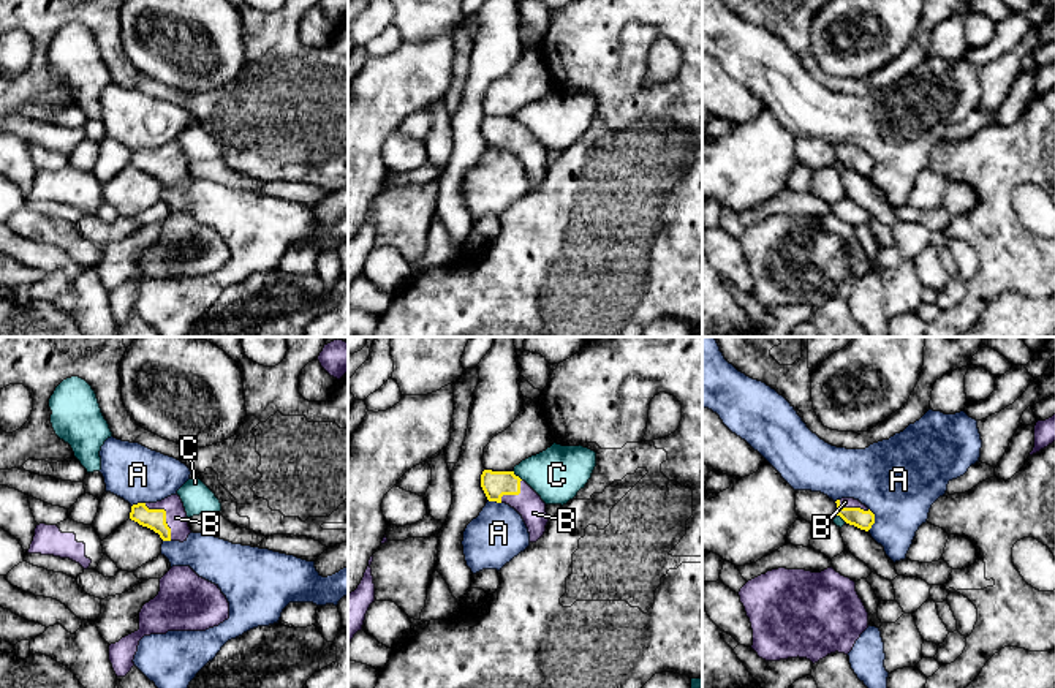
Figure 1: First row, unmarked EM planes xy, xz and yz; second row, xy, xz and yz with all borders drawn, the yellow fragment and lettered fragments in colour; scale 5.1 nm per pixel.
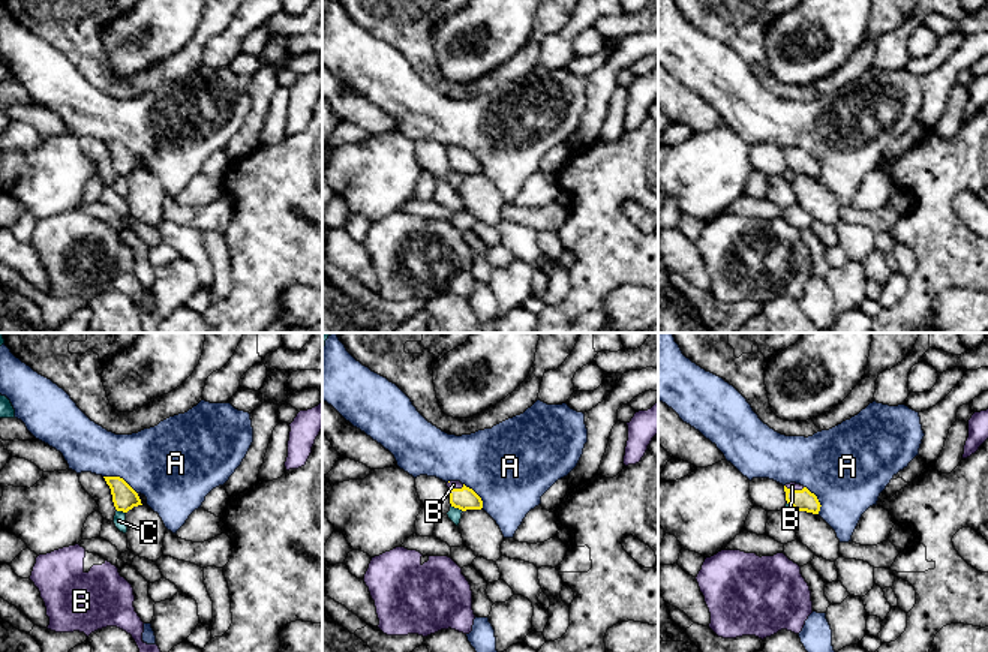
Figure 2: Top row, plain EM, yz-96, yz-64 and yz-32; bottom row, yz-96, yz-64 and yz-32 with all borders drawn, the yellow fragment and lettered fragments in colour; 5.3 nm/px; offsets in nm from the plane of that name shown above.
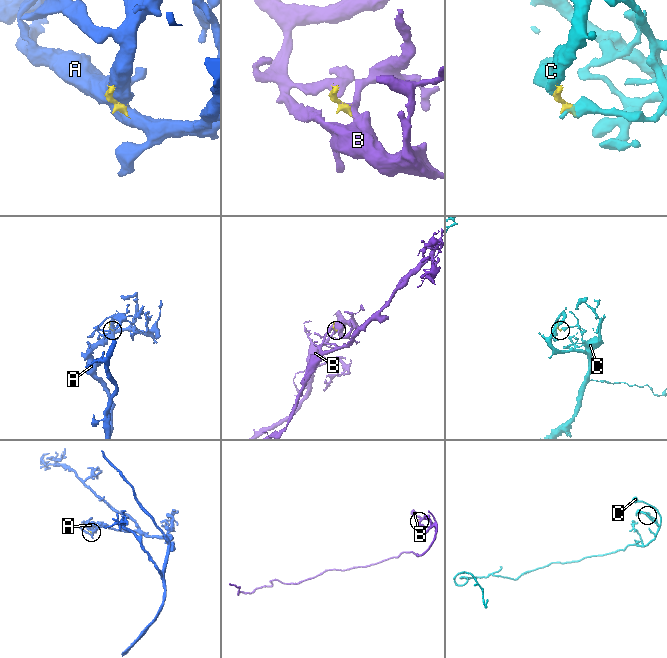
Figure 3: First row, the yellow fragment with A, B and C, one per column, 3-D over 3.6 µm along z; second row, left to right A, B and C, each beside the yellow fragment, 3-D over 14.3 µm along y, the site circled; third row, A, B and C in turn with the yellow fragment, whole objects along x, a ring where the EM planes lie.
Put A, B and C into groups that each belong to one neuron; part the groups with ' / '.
A / B / C

